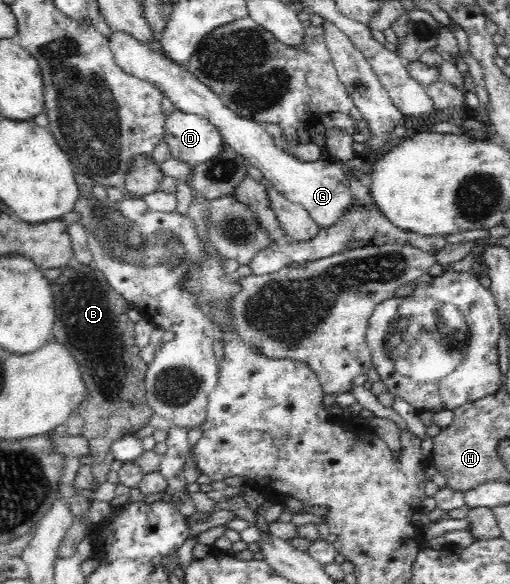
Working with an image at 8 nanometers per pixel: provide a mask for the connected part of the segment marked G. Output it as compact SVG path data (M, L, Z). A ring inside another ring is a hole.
M118 30L113 31L107 39L116 64L124 72L153 84L164 97L173 102L176 109L208 119L208 122L220 131L225 144L228 144L234 154L248 159L253 167L262 171L263 182L270 182L280 195L304 208L319 229L328 230L352 208L354 200L352 188L341 164L331 162L330 159L301 162L294 155L289 155L276 147L273 137L265 129L265 124L238 116L186 66L176 64L164 56L161 50L154 51L146 43Z

